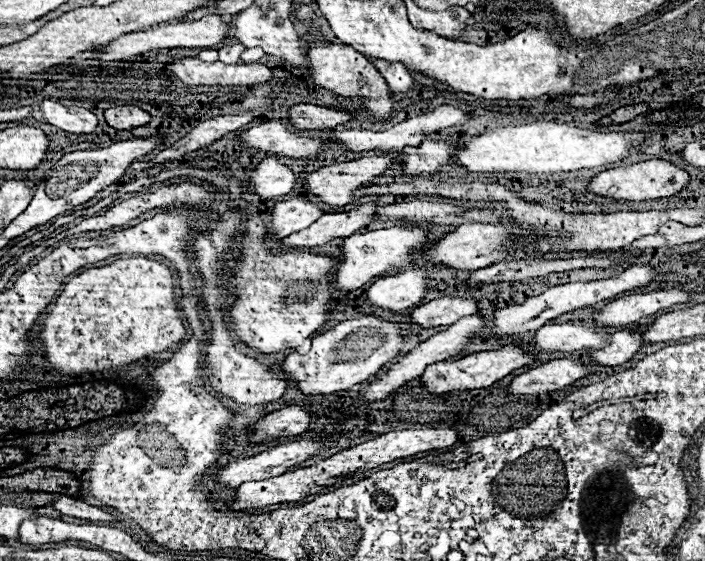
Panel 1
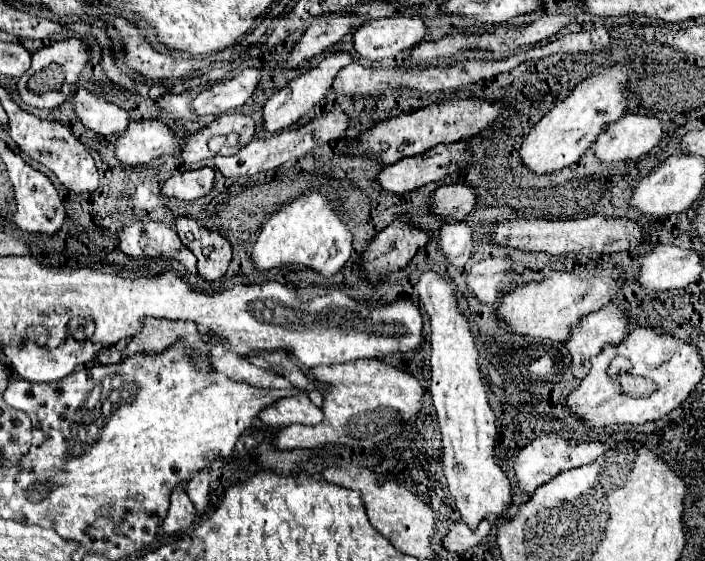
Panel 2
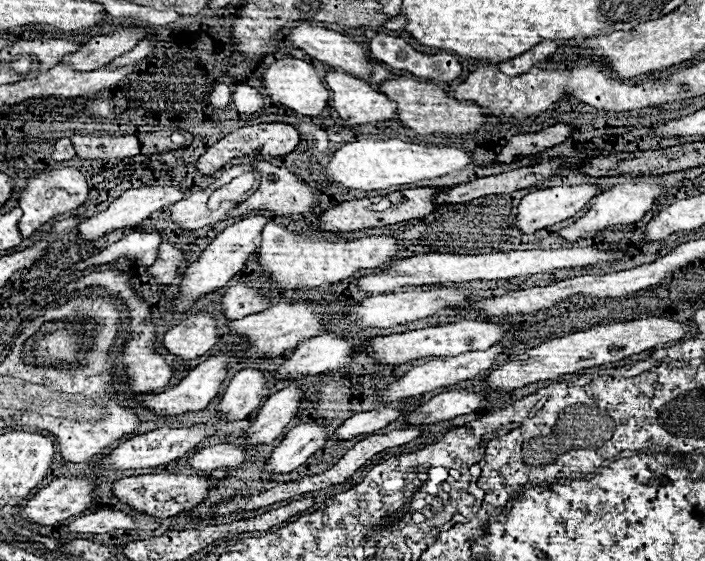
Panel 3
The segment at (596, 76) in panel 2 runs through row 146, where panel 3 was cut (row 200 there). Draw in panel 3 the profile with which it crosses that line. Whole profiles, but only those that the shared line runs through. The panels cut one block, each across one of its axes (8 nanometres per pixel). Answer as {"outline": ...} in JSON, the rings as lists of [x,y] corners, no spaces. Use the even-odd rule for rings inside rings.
{"outline":[[[556,186],[536,190],[526,194],[518,204],[516,214],[516,228],[534,234],[538,230],[550,228],[562,220],[572,218],[576,212],[582,210],[590,198],[600,194],[598,186]]]}

